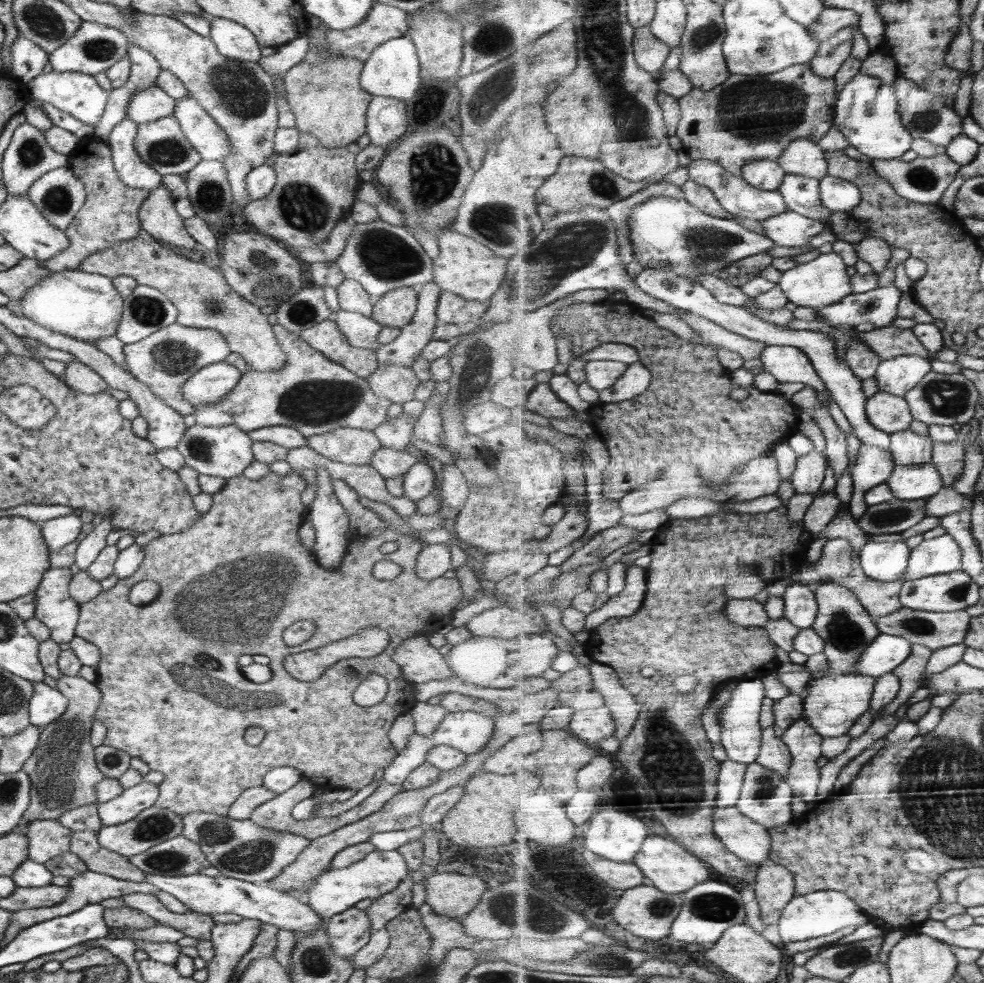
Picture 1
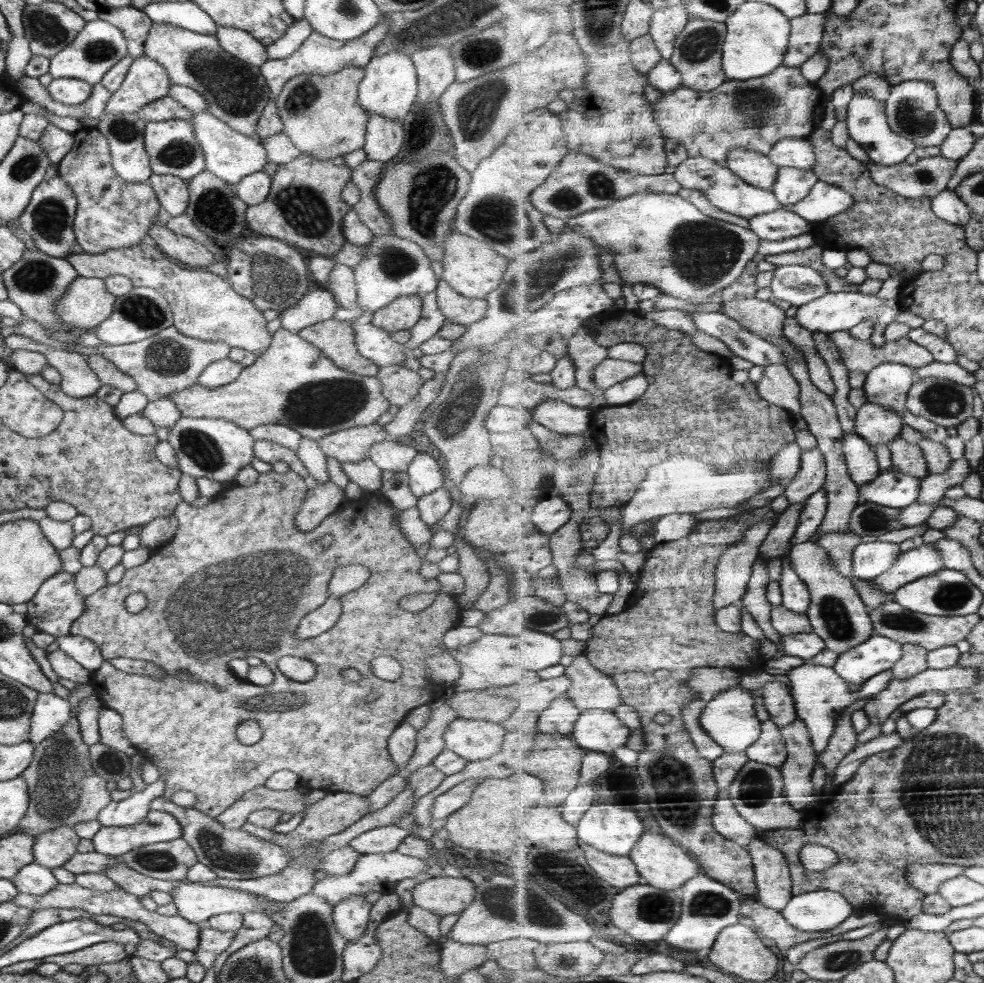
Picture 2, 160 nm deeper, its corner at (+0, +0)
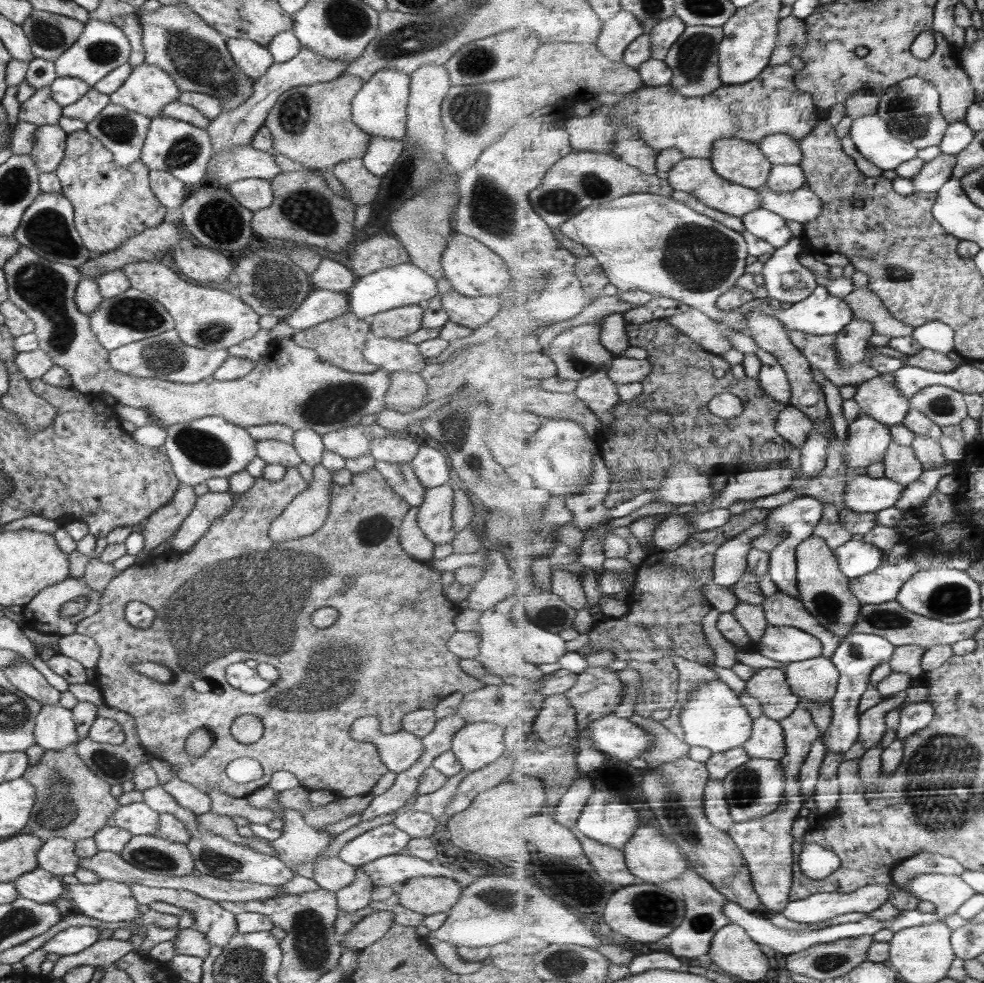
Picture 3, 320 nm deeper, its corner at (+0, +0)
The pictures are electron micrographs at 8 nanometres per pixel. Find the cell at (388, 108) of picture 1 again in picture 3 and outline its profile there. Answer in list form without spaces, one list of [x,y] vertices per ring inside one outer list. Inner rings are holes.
[[[372,137],[368,144],[368,151],[361,158],[368,172],[382,178],[402,154],[403,141]]]

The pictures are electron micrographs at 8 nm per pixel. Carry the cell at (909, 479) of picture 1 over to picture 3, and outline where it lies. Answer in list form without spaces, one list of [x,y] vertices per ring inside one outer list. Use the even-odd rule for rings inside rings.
[[[857,473],[848,486],[846,504],[856,512],[878,513],[888,508],[897,507],[905,497],[906,484],[890,478],[872,478],[866,473]]]

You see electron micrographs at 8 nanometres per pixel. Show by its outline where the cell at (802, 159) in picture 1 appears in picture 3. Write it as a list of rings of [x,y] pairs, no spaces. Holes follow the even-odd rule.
[[[772,135],[760,144],[761,150],[765,152],[775,165],[797,164],[805,160],[806,154],[802,151],[802,144],[791,135]]]

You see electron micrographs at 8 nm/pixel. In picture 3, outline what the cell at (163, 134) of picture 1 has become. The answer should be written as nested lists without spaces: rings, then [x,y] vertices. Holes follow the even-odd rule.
[[[160,115],[151,119],[140,160],[148,170],[171,172],[184,184],[196,184],[203,181],[207,175],[207,166],[212,154],[213,147],[208,129]]]

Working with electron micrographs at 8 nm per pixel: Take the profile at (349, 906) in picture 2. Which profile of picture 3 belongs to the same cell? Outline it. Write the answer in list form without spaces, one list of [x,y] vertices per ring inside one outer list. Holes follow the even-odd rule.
[[[356,867],[355,879],[352,881],[352,884],[336,892],[339,910],[353,913],[368,907],[372,902],[370,892],[372,892],[374,887],[375,884],[370,880],[370,877],[361,867]]]

